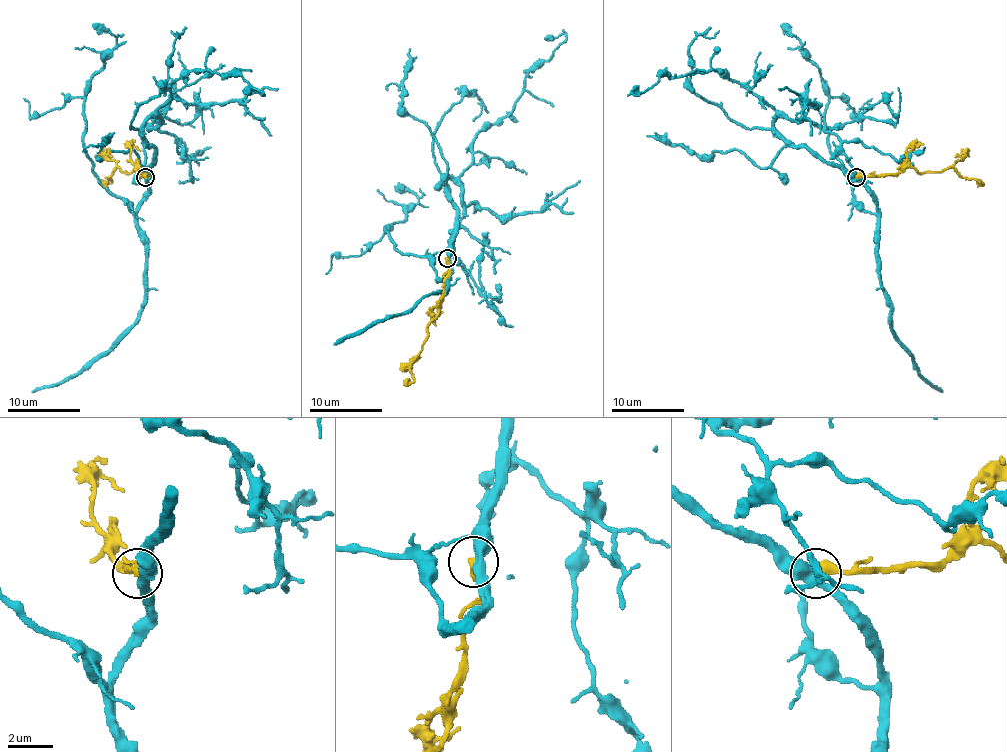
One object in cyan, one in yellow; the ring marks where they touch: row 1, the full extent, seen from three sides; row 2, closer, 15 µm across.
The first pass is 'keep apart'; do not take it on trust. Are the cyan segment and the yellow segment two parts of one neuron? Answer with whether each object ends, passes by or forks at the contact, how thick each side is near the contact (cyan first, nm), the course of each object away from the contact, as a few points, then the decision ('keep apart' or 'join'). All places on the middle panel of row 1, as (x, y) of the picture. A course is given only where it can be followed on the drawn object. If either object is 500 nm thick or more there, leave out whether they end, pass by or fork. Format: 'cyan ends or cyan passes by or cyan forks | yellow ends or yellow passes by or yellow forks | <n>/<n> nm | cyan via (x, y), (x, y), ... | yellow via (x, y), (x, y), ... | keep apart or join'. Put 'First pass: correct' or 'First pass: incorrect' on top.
First pass: correct
cyan passes by | yellow ends | 480/480 nm | cyan via (446, 259), (455, 208), (446, 175), (471, 163), (471, 143), (511, 110), (526, 76), (565, 34), (544, 38) | yellow via (446, 259), (450, 275), (444, 297), (428, 325), (428, 338), (410, 363), (412, 378), (403, 385) | keep apart

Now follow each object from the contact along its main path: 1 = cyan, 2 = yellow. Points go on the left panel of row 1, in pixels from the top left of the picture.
1: (144, 178), (153, 147), (144, 122), (169, 86), (209, 70), (240, 75), (263, 95), (242, 91)
2: (144, 176), (148, 176), (135, 167), (126, 173), (117, 167), (108, 176), (110, 180), (101, 184)

